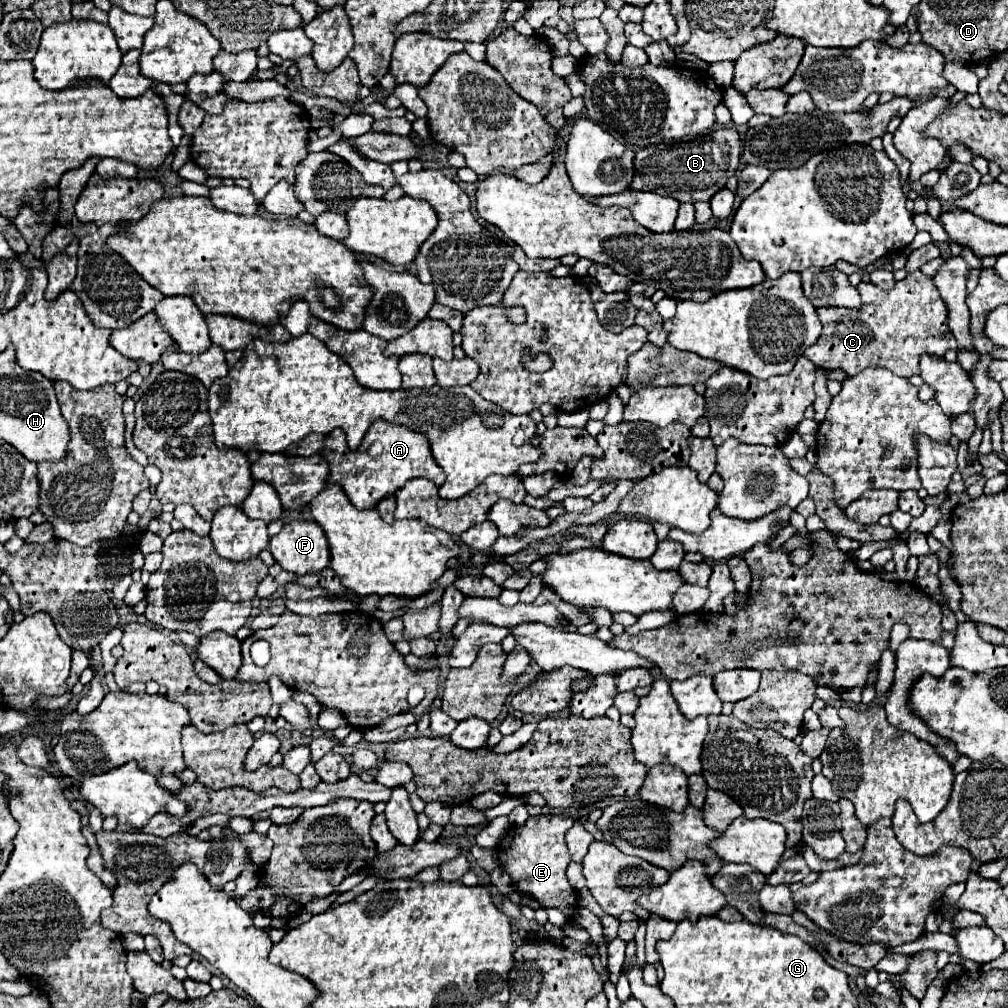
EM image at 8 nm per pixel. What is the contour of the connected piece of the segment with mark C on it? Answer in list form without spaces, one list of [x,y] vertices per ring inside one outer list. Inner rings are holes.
[[[935,258],[927,262],[923,268],[909,272],[905,280],[899,280],[891,290],[881,290],[875,284],[859,284],[859,296],[861,306],[859,310],[847,310],[847,308],[819,308],[819,320],[823,324],[823,332],[815,346],[809,346],[805,356],[825,370],[845,370],[847,376],[855,376],[865,368],[887,368],[893,374],[901,378],[911,378],[919,370],[919,358],[923,354],[943,356],[947,350],[957,350],[955,338],[951,338],[951,330],[947,326],[947,306],[943,306],[943,298],[939,290],[935,290],[935,284],[931,284],[931,278],[939,272],[939,266],[943,264],[943,258]]]

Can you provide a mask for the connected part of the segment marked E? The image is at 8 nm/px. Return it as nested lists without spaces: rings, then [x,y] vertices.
[[[533,816],[525,822],[525,826],[511,826],[497,850],[499,864],[511,876],[517,892],[539,900],[547,908],[561,910],[567,918],[573,918],[577,910],[577,894],[565,876],[567,864],[571,862],[565,844],[565,832],[571,826],[573,818],[569,816]]]

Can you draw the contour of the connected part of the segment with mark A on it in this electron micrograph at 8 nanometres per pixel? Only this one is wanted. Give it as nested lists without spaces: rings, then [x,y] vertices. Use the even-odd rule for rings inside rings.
[[[385,420],[371,424],[359,450],[355,450],[355,452],[347,448],[343,430],[335,428],[325,438],[325,446],[319,454],[329,464],[327,484],[339,484],[343,488],[343,492],[347,494],[347,498],[353,502],[353,506],[359,510],[375,508],[383,498],[393,496],[399,488],[405,486],[407,480],[413,480],[413,478],[427,478],[437,486],[441,486],[445,482],[443,470],[439,470],[439,466],[431,458],[427,438],[423,434],[411,432],[403,426],[391,426]]]

